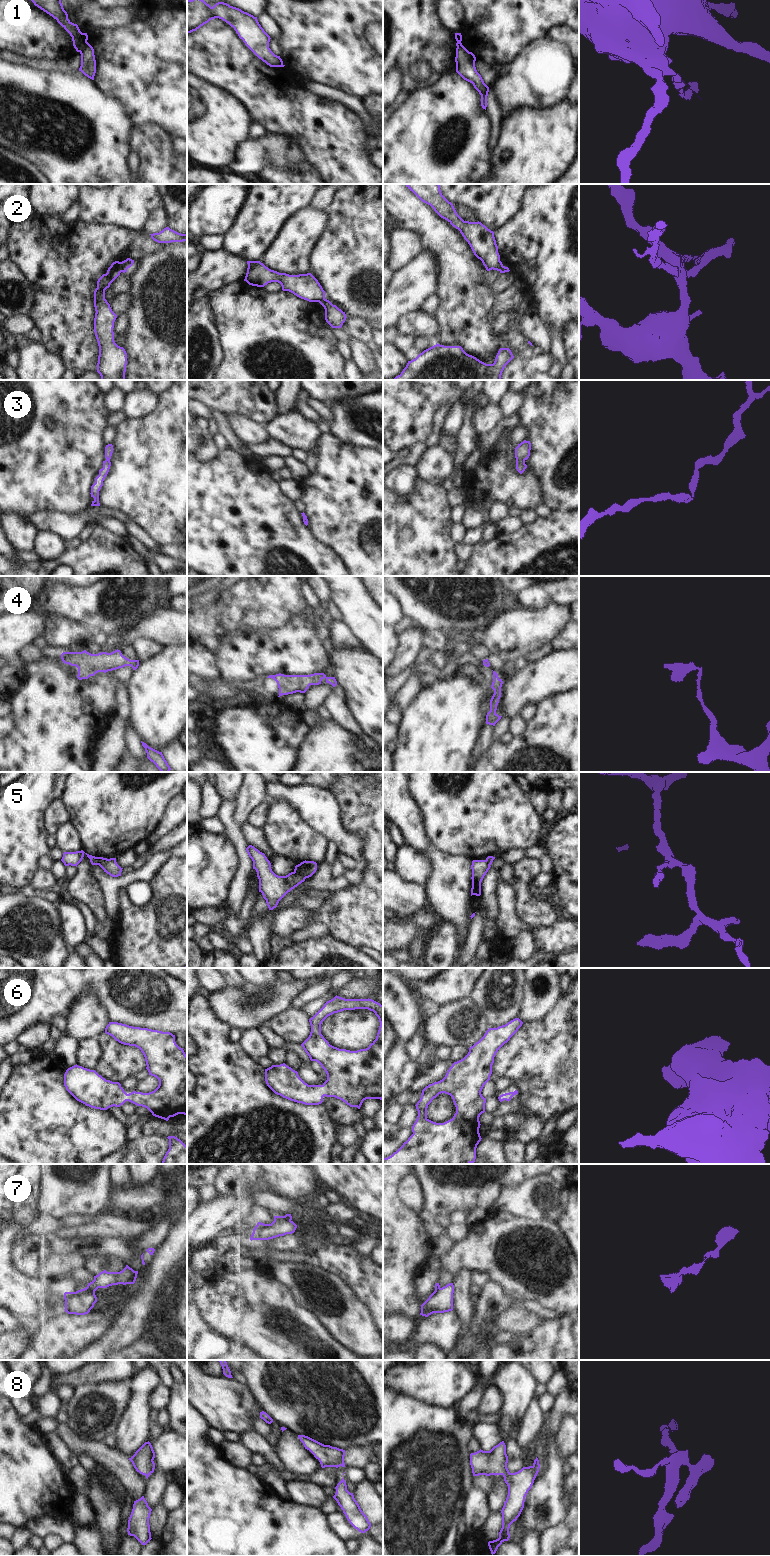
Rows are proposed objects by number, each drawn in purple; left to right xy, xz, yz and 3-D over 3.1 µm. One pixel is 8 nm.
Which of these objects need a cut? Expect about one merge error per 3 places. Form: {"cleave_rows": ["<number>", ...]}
{"cleave_rows": ["1", "2", "5", "7"]}

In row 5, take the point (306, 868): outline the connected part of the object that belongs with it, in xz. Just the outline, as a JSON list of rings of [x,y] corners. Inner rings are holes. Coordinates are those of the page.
[[[303,861],[295,866],[294,873],[301,874],[306,878],[311,877],[317,870],[317,863],[314,861]]]

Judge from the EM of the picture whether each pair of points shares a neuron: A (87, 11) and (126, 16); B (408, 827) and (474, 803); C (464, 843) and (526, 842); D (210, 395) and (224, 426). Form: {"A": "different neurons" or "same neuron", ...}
{"A": "same neuron", "B": "different neurons", "C": "same neuron", "D": "different neurons"}

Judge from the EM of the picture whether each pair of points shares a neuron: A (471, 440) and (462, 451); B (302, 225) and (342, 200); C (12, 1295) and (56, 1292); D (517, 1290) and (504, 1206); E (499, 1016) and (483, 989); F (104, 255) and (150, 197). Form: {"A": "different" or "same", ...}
{"A": "same", "B": "different", "C": "same", "D": "different", "E": "same", "F": "different"}

